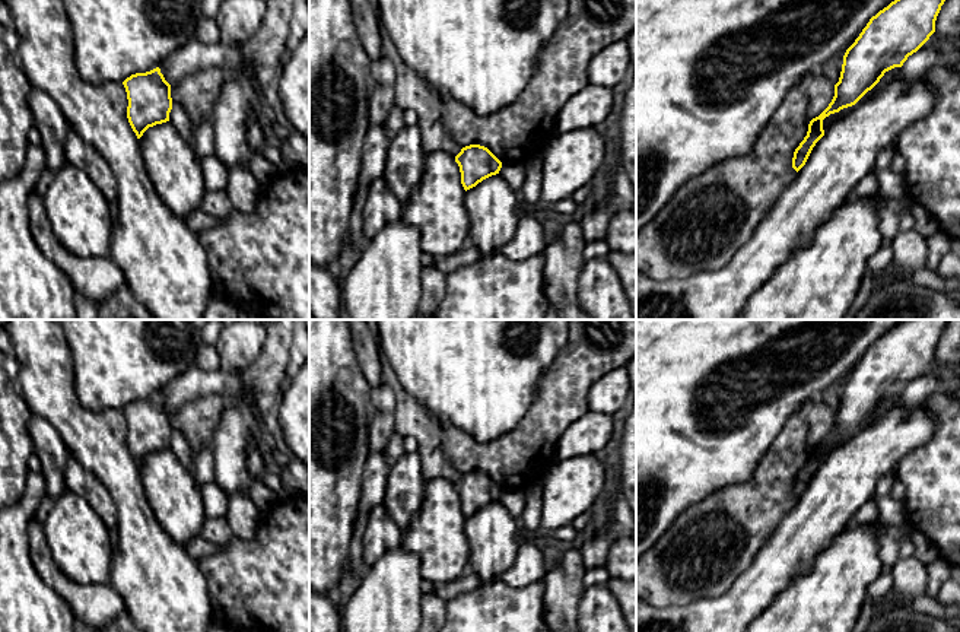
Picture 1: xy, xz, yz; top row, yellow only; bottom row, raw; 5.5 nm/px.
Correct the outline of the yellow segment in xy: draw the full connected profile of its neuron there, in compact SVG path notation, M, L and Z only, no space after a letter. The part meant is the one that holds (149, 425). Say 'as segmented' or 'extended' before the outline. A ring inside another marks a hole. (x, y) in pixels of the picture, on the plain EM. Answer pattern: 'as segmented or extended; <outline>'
as segmented; M159 394L131 401L123 412L128 426L127 445L137 466L149 454L169 448L172 436L171 412Z

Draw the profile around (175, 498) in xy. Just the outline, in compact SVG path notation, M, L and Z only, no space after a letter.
M169 450L149 454L139 466L144 493L159 524L169 537L184 549L193 537L198 537L206 520L201 486L194 480L193 470L184 467Z

